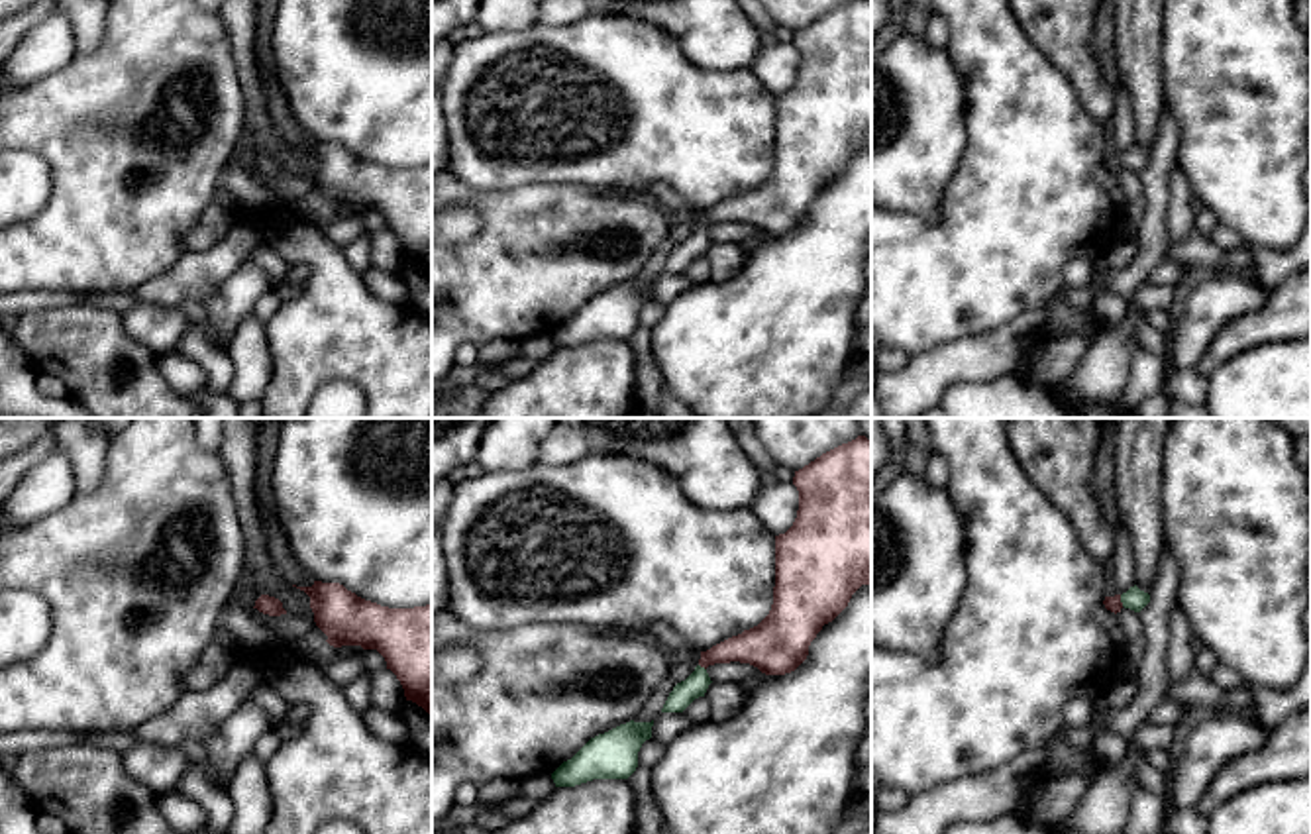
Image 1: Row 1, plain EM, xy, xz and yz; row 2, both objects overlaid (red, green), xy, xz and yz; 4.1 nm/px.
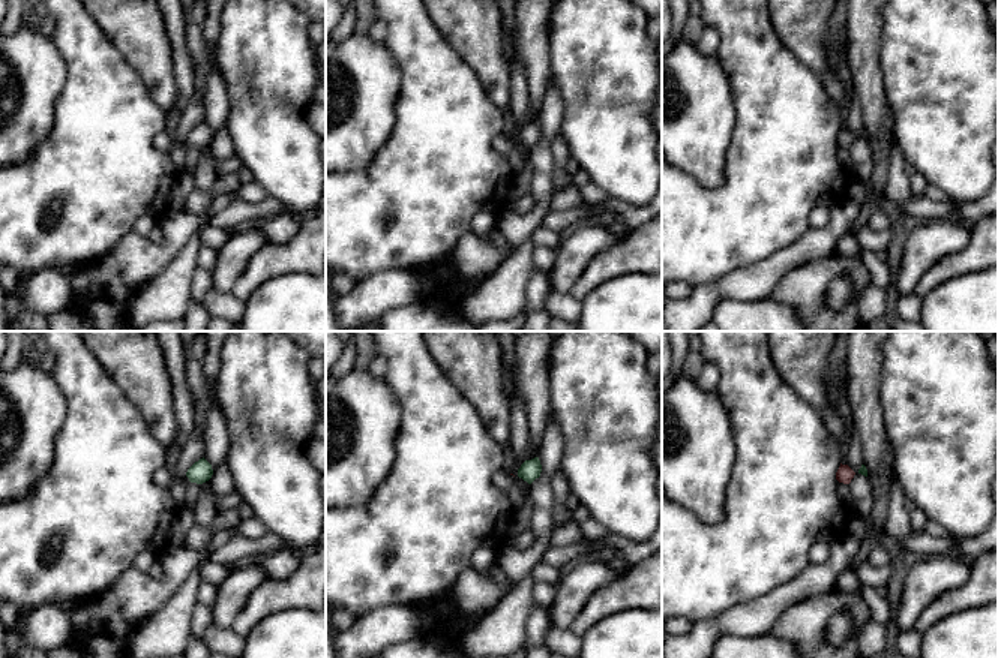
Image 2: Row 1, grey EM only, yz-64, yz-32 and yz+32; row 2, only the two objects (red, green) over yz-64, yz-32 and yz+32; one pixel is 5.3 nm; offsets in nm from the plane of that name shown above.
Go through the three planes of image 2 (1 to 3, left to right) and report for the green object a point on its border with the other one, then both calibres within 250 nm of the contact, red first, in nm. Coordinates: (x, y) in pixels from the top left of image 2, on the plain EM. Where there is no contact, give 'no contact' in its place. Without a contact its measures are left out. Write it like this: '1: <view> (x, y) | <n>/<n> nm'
1: no contact
2: no contact
3: no contact

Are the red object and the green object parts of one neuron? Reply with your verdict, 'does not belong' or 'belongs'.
belongs

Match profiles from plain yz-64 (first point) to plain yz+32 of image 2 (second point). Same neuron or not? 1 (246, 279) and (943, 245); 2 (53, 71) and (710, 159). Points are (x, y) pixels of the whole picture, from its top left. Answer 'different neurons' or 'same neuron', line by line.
1: different neurons
2: same neuron

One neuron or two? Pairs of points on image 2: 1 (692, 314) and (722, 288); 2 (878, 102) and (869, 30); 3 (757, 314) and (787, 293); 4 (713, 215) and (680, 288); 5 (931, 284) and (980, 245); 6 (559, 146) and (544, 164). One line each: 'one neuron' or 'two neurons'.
1: one neuron
2: one neuron
3: two neurons
4: two neurons
5: one neuron
6: two neurons

